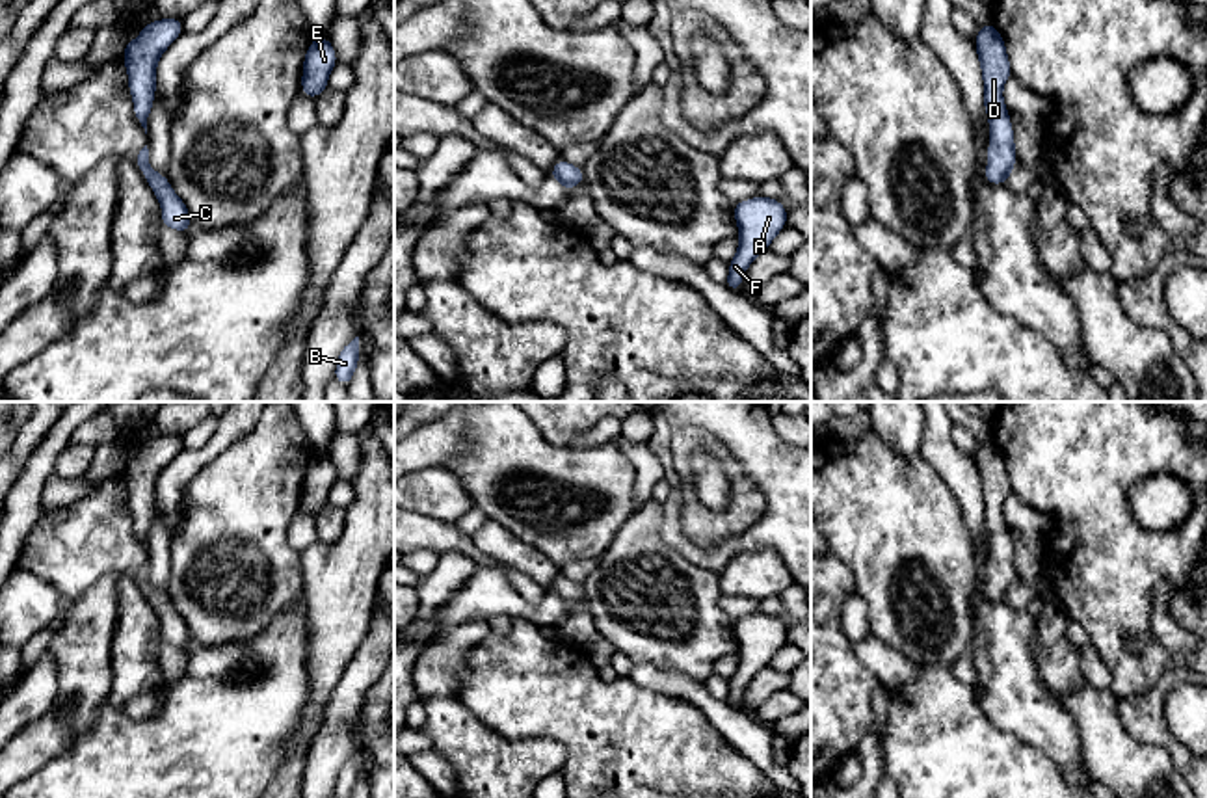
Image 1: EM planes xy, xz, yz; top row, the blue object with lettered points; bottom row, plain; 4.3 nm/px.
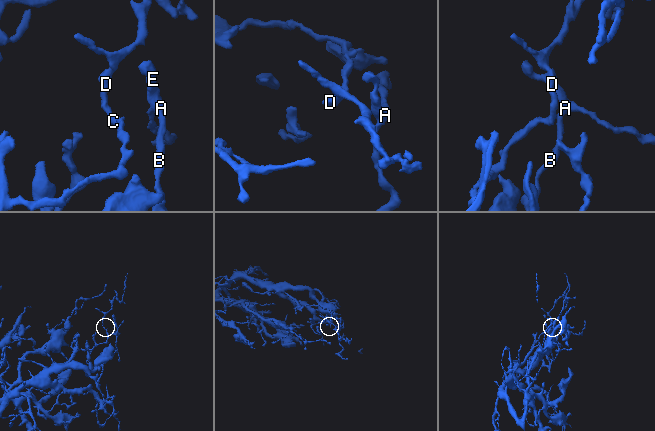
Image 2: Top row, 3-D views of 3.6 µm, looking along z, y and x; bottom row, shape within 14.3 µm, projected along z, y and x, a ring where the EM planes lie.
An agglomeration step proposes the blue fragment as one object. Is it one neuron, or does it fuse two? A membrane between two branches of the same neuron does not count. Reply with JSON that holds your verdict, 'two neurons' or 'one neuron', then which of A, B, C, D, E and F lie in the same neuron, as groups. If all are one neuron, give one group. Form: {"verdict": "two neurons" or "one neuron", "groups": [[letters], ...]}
{"verdict": "one neuron", "groups": [["A", "B", "C", "D", "E", "F"]]}

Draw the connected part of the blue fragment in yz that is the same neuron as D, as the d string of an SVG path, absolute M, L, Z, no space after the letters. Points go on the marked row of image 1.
M984 24L976 33L976 54L984 78L984 106L989 121L989 149L984 179L1006 184L1015 166L1014 128L1002 100L1002 86L1012 76L1002 35L995 24Z

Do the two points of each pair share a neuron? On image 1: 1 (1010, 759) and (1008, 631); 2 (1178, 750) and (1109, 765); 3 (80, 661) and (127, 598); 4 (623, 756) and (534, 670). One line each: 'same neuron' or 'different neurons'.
1: different neurons
2: different neurons
3: different neurons
4: same neuron

